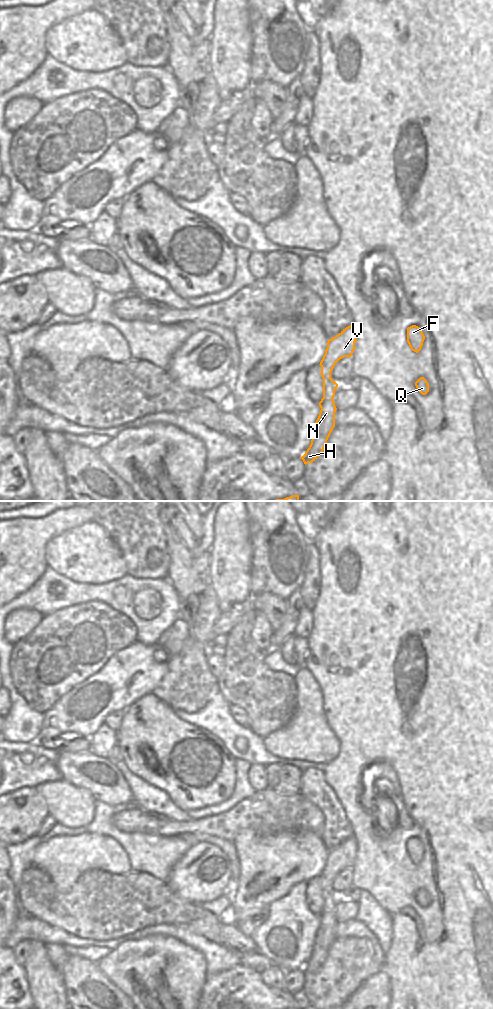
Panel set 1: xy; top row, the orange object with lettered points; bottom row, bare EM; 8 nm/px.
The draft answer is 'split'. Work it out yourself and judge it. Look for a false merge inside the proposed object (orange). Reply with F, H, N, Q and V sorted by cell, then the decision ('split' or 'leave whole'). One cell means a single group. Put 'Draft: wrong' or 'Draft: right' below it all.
F H N Q V; leave whole
Draft: wrong

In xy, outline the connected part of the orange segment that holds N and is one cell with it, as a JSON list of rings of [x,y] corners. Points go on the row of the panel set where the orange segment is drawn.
[[[350,325],[327,342],[325,354],[319,364],[323,378],[323,398],[319,402],[321,410],[315,422],[311,444],[305,454],[300,457],[305,465],[312,463],[321,455],[335,427],[337,408],[333,398],[338,384],[331,378],[331,372],[340,359],[352,356],[356,340],[357,330],[354,325]]]

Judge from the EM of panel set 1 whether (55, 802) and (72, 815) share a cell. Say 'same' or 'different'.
same

